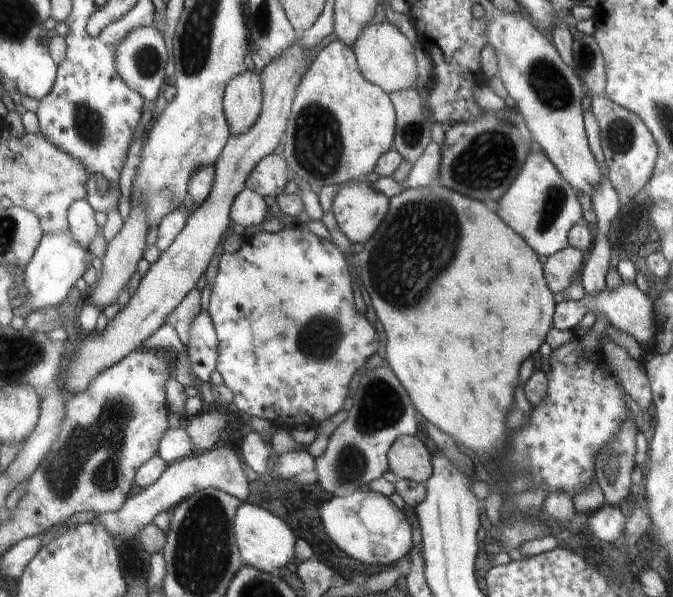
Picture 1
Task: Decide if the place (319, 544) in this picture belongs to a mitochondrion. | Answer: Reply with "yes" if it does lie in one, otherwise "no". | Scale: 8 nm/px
no

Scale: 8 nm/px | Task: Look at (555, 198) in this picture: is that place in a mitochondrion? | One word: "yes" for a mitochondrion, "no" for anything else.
yes

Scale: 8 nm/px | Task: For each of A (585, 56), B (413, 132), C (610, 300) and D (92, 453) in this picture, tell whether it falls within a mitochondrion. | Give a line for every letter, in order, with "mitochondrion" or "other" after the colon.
A: mitochondrion
B: mitochondrion
C: other
D: mitochondrion

